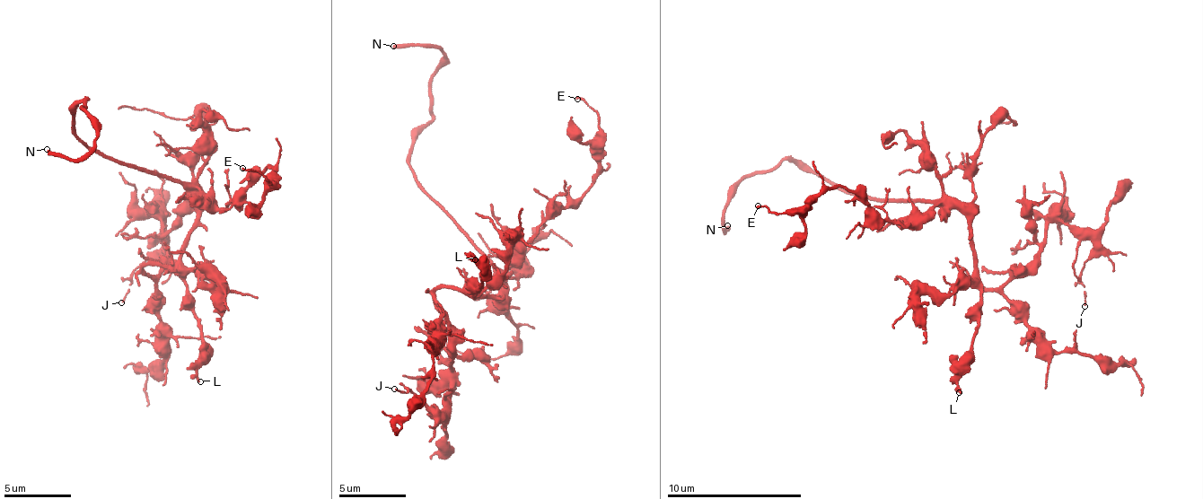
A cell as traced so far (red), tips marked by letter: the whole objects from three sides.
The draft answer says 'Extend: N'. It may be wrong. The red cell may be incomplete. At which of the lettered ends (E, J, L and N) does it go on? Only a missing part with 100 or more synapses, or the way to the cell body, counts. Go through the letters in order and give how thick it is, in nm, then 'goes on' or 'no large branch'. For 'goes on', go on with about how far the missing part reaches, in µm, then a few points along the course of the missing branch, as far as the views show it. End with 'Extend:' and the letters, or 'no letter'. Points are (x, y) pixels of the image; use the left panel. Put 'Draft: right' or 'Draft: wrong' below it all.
E: 120 nm | no large branch
J: 110 nm | no large branch
L: 240 nm | no large branch
N: 280 nm | goes on | 45 µm
Extend: N
Draft: right

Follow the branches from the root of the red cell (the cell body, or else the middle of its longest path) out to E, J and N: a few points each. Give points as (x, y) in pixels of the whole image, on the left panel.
E: (183, 188), (197, 188), (219, 209), (228, 207), (239, 202), (267, 166), (274, 171), (271, 182), (242, 168)
J: (183, 188), (195, 230), (171, 263), (144, 264), (148, 274), (162, 271), (163, 220), (160, 250), (121, 302)
N: (183, 188), (100, 156), (72, 126), (86, 99), (93, 145), (81, 159), (47, 149)

